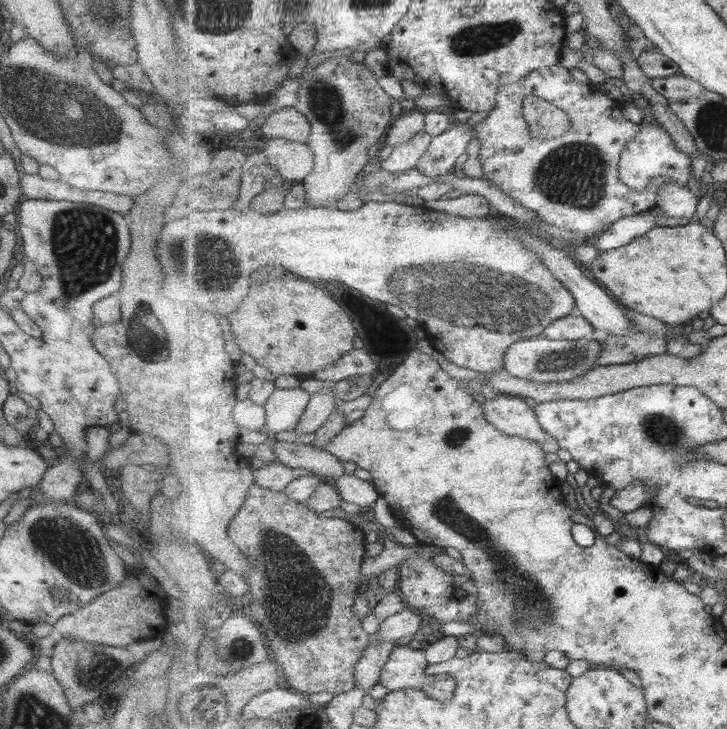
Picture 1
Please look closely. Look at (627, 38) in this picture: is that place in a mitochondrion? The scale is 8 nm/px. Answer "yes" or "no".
no

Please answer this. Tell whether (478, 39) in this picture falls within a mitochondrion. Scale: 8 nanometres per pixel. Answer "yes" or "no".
yes

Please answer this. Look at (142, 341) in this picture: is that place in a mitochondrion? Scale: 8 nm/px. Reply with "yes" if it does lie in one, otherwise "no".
yes

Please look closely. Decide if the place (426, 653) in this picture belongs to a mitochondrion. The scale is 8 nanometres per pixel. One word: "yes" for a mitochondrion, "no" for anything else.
no

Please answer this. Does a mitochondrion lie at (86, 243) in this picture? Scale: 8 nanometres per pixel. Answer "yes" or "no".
yes

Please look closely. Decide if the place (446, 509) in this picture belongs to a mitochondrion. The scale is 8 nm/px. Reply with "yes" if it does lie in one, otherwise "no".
yes

